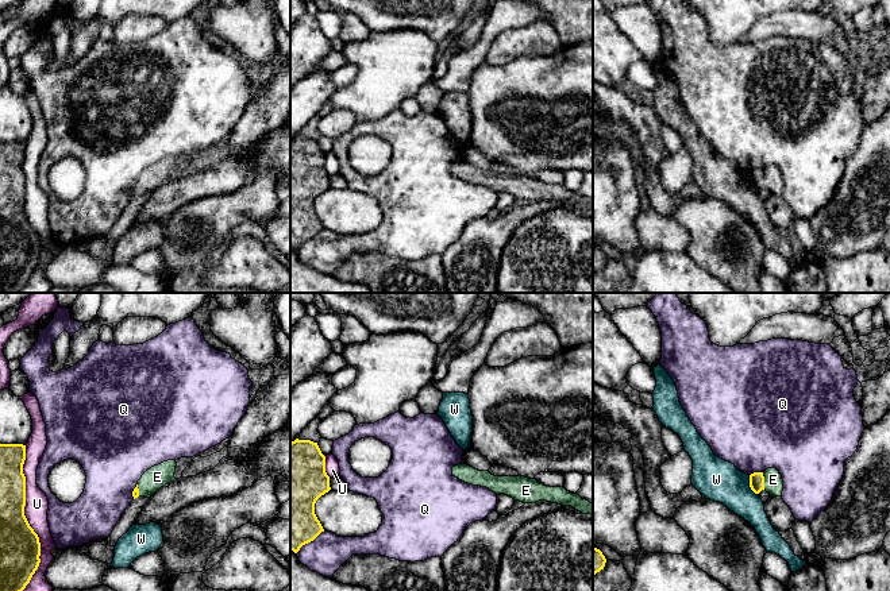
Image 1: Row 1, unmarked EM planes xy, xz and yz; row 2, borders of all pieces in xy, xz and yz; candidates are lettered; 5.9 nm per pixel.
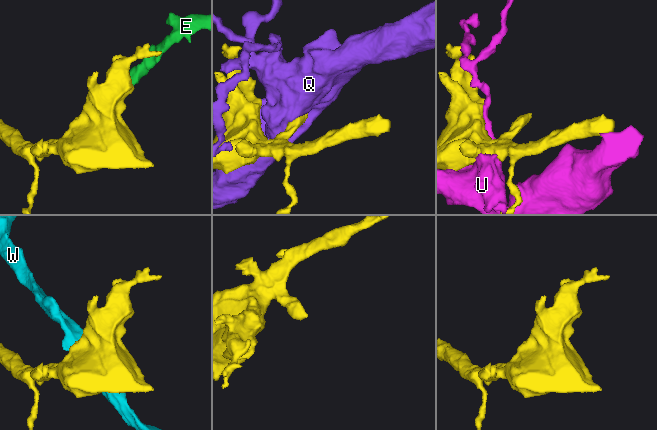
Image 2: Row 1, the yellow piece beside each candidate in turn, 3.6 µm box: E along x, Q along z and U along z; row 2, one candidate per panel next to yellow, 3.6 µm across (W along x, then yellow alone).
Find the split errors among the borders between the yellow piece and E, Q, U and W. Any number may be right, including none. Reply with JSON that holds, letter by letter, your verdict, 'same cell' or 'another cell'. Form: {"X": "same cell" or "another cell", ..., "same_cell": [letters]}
{"E": "same cell", "Q": "another cell", "U": "another cell", "W": "another cell", "same_cell": ["E"]}

